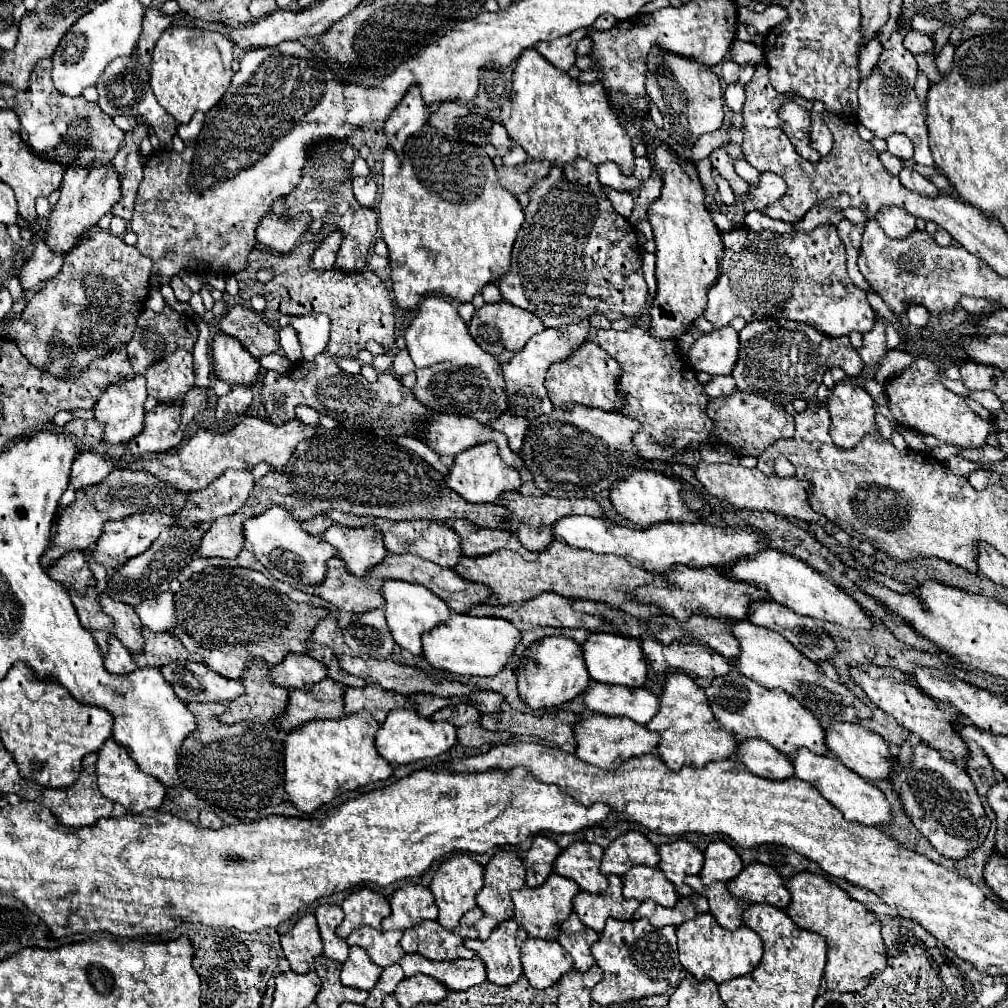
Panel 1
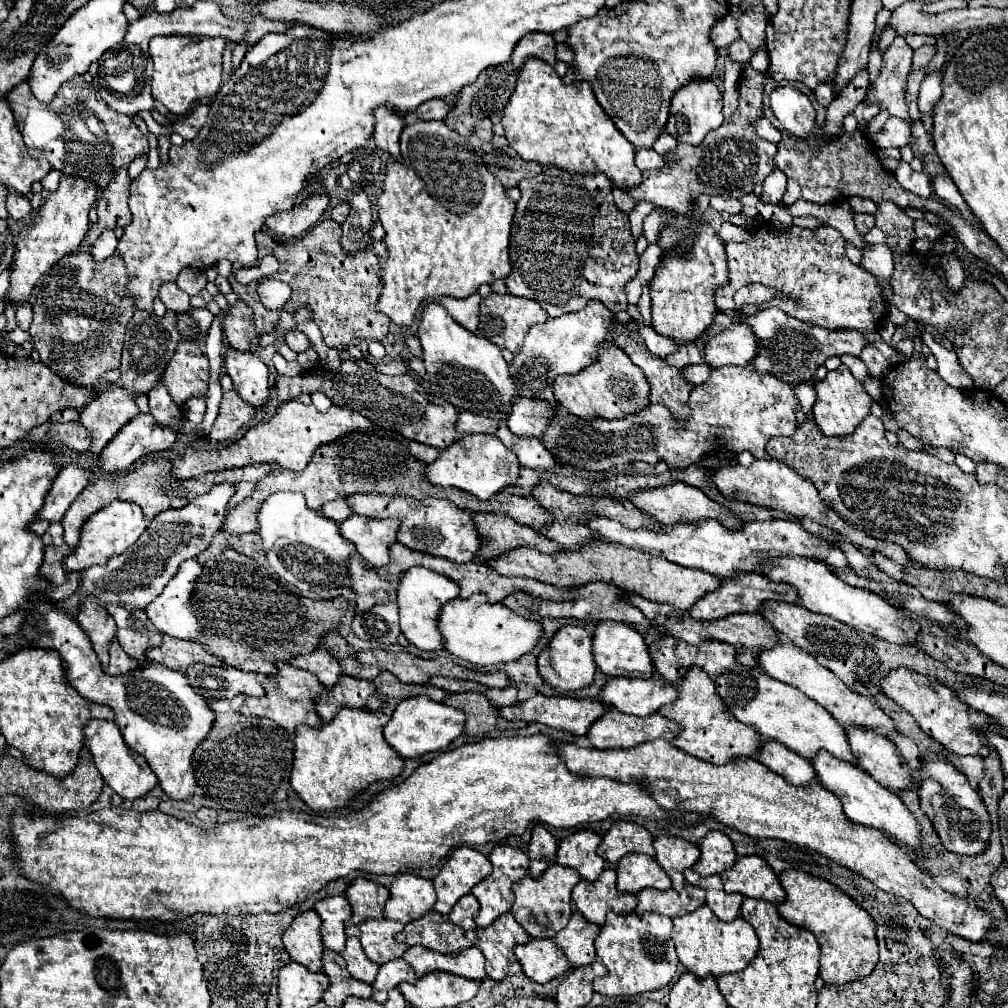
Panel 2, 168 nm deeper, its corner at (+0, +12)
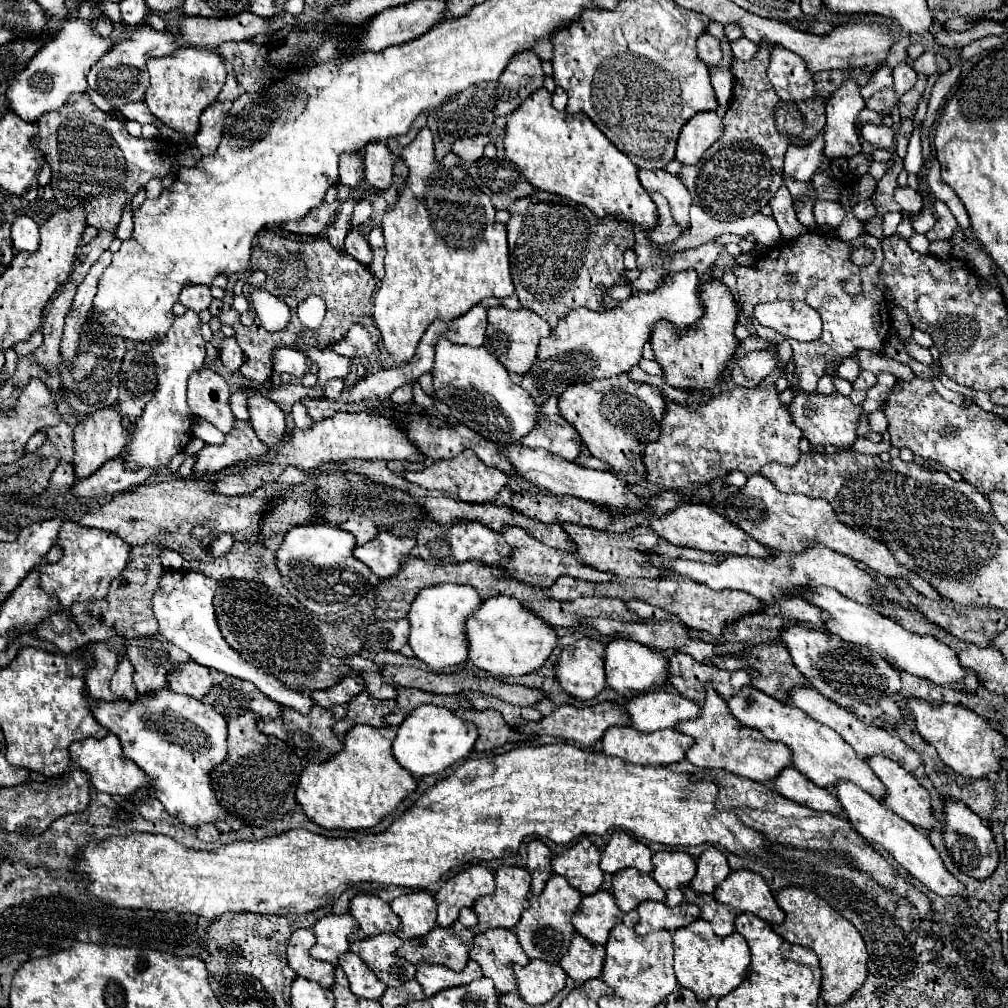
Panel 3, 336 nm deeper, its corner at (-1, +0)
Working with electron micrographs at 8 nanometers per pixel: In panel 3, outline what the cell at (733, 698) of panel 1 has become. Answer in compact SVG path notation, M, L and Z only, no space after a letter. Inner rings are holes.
M746 686L736 696L732 696L728 700L728 706L730 706L730 712L744 726L762 730L762 734L768 740L786 744L792 750L792 762L794 762L794 766L808 780L812 780L816 786L820 786L820 788L834 788L838 782L848 780L848 782L854 782L856 786L860 786L862 790L866 790L872 798L876 798L880 802L886 798L888 792L886 792L884 784L878 780L878 776L872 772L872 768L868 766L868 762L860 760L856 756L856 752L852 750L852 746L846 744L840 736L836 736L834 730L830 730L828 726L822 726L820 722L808 718L796 706L790 706L790 704L780 702L776 698L770 698L764 692L752 688L752 686Z

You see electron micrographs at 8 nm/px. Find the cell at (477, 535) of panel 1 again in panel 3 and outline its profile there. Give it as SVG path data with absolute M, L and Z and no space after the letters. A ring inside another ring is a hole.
M508 526L504 528L504 538L506 542L514 548L514 554L508 558L508 574L514 576L514 578L520 578L522 582L528 582L528 584L534 584L538 588L548 588L556 582L556 578L560 576L572 576L572 578L578 578L578 580L588 580L588 582L610 582L614 580L612 574L608 572L598 572L596 568L580 562L574 554L568 554L568 552L562 552L562 550L556 550L556 548L550 548L550 546L544 546L540 542L536 542L526 530L522 528L516 528L516 526Z

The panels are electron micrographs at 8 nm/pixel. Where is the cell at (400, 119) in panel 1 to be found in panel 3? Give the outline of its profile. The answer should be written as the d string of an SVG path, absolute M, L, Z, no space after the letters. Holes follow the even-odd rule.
M370 142L362 150L364 158L364 184L376 190L386 190L392 184L396 156L386 144Z

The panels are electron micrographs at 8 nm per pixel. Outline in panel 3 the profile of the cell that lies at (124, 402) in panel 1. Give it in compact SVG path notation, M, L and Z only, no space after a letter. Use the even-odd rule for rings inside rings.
M104 408L88 414L82 422L76 424L74 430L74 474L76 478L88 478L92 476L98 468L102 468L108 460L114 460L122 454L124 446L128 444L128 430L120 424L120 414L114 408Z

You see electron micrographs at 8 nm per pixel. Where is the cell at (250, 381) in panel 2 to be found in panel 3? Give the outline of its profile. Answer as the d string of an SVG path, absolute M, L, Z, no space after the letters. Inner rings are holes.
M256 392L248 398L248 410L250 410L250 424L256 436L266 446L270 448L276 446L286 434L286 420L280 406Z

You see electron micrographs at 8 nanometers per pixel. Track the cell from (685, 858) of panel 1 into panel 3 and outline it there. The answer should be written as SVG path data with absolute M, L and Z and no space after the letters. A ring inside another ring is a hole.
M656 852L652 878L666 892L666 906L678 906L684 900L682 886L690 884L696 874L696 862L686 852Z

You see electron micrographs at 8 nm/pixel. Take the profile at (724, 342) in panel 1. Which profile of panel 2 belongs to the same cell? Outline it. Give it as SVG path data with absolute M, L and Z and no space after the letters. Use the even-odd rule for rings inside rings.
M739 322L705 342L705 362L711 368L721 368L727 364L747 366L757 352L757 342L749 326Z

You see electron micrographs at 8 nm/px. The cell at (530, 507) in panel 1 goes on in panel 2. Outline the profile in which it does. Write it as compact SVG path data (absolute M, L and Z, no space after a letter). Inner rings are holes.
M539 484L531 490L531 496L553 516L553 522L549 526L545 526L541 530L543 536L547 536L549 540L561 544L565 550L575 550L579 544L591 540L591 538L597 538L589 528L587 528L587 518L589 516L603 516L603 518L611 518L611 520L617 520L621 524L625 524L627 528L651 528L651 530L659 530L659 524L655 522L655 518L639 512L637 508L633 506L623 506L619 500L615 498L599 498L599 496L585 496L585 494L571 494L567 490L559 490L551 484Z

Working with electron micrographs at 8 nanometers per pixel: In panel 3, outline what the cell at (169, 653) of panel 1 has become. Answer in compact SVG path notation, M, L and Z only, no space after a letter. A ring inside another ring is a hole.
M188 662L186 666L182 666L180 670L176 670L174 674L168 676L168 684L174 692L188 694L196 700L202 700L204 694L208 694L208 690L212 686L218 686L228 680L232 680L232 678L226 674L220 674L218 670L198 666L196 662Z

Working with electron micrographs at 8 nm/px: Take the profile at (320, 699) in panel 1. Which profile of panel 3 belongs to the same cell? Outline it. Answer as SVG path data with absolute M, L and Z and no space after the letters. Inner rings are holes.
M368 692L358 694L348 704L348 714L340 722L334 724L334 732L342 738L354 724L368 724L368 726L388 726L386 716L396 710L396 700L376 700Z

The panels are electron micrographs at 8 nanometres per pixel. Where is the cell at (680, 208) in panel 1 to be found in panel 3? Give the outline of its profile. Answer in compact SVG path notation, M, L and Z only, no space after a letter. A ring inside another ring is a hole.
M710 280L702 284L700 300L706 312L694 326L690 326L682 334L676 334L668 322L656 322L650 338L654 360L662 366L664 372L662 378L666 380L666 384L688 392L702 392L716 388L722 380L726 364L732 360L738 348L738 338L734 336L738 312L730 290L722 282Z

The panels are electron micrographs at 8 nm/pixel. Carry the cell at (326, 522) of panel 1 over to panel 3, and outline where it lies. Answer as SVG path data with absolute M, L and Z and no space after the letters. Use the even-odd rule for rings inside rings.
M358 516L358 518L352 518L352 520L346 520L344 524L340 524L342 530L348 530L356 536L358 540L358 546L366 544L368 540L372 540L372 536L378 534L378 528L374 526L372 520L368 520L366 516Z

